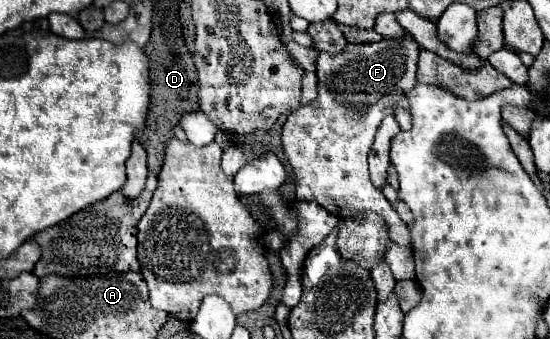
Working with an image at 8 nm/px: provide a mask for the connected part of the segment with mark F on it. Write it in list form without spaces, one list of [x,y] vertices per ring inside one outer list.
[[[407,33],[401,39],[381,39],[375,43],[349,43],[343,53],[339,55],[329,55],[329,53],[319,53],[317,59],[317,77],[319,77],[319,97],[317,97],[317,107],[303,105],[295,113],[291,113],[283,125],[281,131],[281,145],[283,153],[293,169],[295,175],[295,185],[297,185],[297,199],[315,199],[319,205],[323,205],[331,215],[343,219],[349,217],[351,213],[365,213],[365,211],[375,211],[379,213],[387,225],[389,225],[389,237],[393,243],[399,247],[409,247],[411,245],[411,233],[409,227],[401,221],[393,205],[385,199],[385,195],[371,185],[369,171],[367,171],[367,155],[373,145],[377,127],[381,125],[383,117],[393,115],[397,101],[409,93],[417,79],[417,57],[419,57],[419,43]]]

